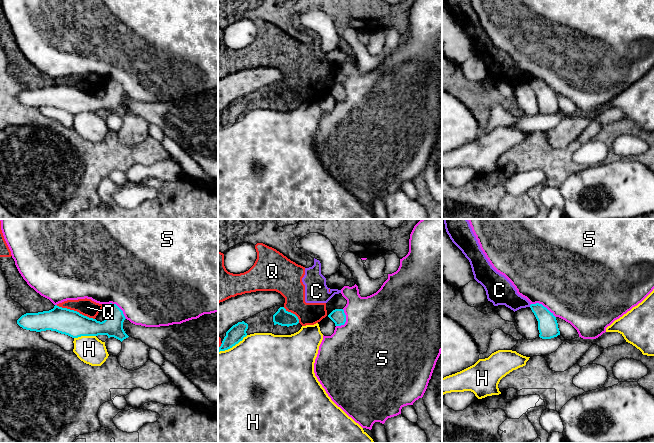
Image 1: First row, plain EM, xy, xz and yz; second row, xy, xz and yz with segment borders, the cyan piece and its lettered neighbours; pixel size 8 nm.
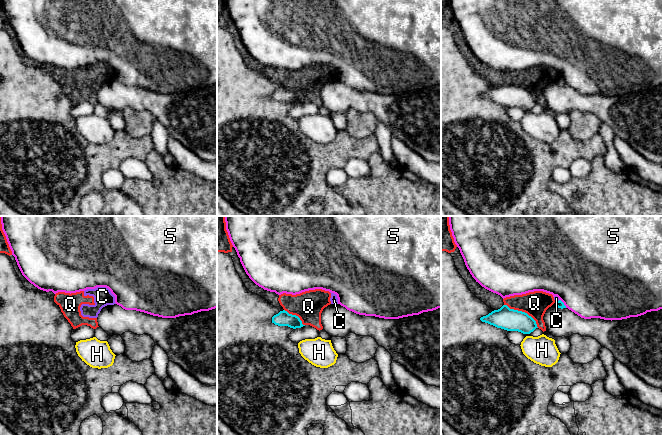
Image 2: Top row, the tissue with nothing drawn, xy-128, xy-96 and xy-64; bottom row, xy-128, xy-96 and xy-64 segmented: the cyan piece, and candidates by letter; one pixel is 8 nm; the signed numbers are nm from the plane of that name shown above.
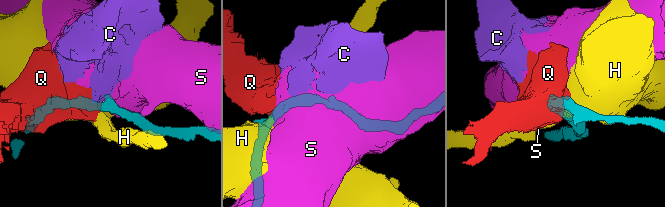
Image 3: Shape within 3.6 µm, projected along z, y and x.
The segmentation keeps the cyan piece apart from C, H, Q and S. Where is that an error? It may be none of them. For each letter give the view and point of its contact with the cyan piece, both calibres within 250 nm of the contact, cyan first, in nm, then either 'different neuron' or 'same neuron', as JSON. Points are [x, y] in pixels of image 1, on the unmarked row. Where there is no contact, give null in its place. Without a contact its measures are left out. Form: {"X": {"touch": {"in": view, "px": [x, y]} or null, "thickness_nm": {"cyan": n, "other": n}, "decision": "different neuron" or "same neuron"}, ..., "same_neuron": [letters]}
{"C": {"touch": {"in": "yz", "px": [530, 81]}, "thickness_nm": {"cyan": 160, "other": 200}, "decision": "different neuron"}, "H": {"touch": {"in": "xy", "px": [84, 111]}, "thickness_nm": {"cyan": 200, "other": 220}, "decision": "different neuron"}, "Q": {"touch": {"in": "xy", "px": [75, 87]}, "thickness_nm": {"cyan": 200, "other": 140}, "decision": "different neuron"}, "S": {"touch": {"in": "yz", "px": [542, 81]}, "thickness_nm": {"cyan": 160, "other": 500}, "decision": "different neuron"}, "same_neuron": []}

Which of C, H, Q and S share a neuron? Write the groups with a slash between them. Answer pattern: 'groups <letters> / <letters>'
groups C Q / H / S

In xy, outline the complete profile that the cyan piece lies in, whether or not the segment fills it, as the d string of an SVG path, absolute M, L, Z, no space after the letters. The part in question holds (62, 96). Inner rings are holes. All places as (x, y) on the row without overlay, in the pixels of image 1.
M110 79L105 81L105 89L105 96L100 98L77 87L55 81L49 87L26 89L17 96L17 100L26 106L51 106L72 114L107 111L108 114L114 113L121 118L128 114L123 105L126 95L123 87L116 80Z

